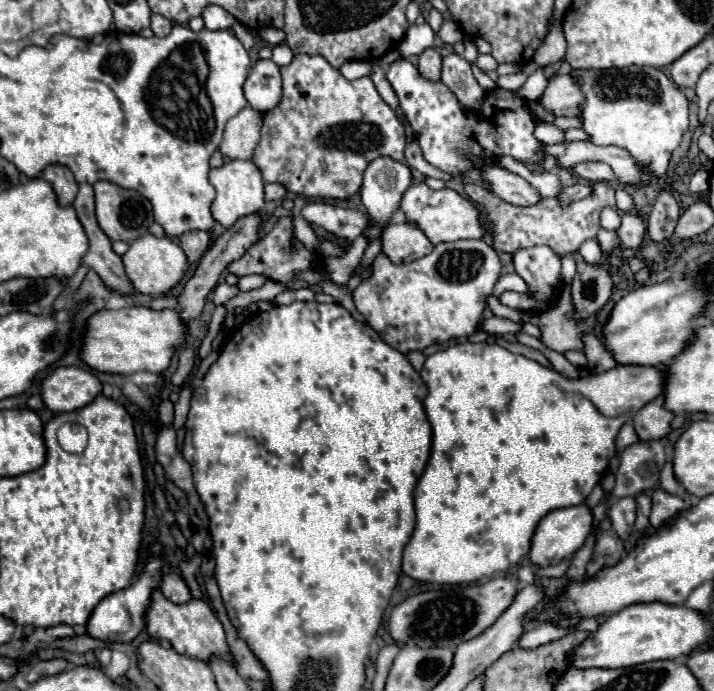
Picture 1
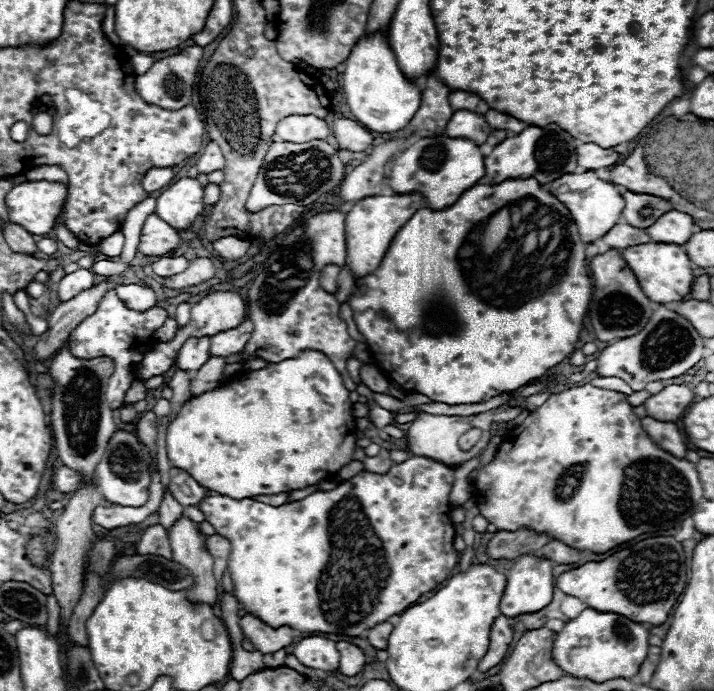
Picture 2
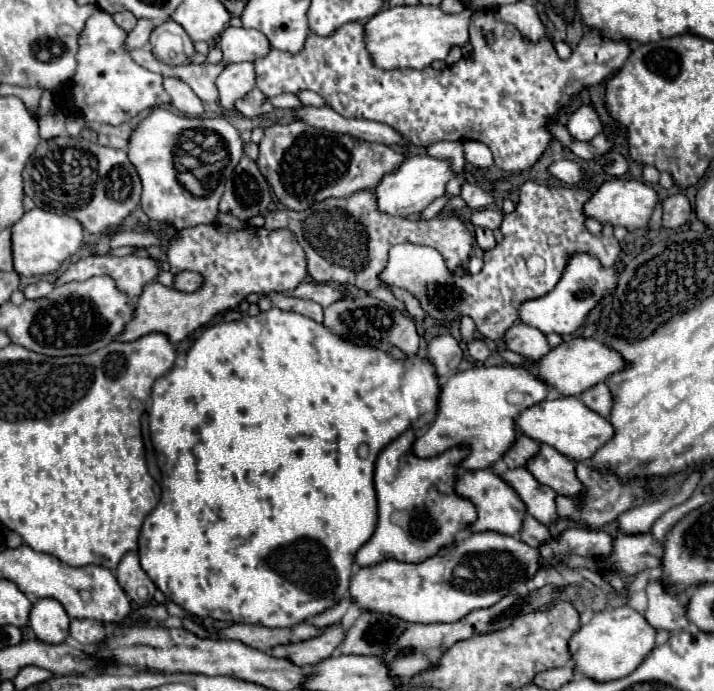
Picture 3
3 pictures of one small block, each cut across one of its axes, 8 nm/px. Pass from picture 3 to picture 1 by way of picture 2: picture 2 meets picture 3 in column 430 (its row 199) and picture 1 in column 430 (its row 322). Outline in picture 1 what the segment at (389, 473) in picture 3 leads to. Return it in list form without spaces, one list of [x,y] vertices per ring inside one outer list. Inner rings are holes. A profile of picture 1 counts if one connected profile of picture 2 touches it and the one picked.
[[[460,342],[454,346],[448,346],[446,350],[440,350],[426,358],[424,368],[420,370],[420,376],[424,384],[428,386],[428,396],[424,400],[424,408],[428,414],[428,420],[432,424],[432,454],[428,460],[428,466],[418,480],[418,486],[414,490],[414,506],[416,506],[416,524],[414,532],[404,546],[404,558],[402,558],[402,570],[414,580],[420,582],[434,582],[434,584],[468,584],[482,576],[494,576],[498,572],[508,570],[510,566],[518,564],[520,558],[524,558],[530,552],[530,542],[534,536],[534,530],[538,522],[556,508],[566,506],[578,506],[586,502],[592,488],[602,478],[610,458],[616,454],[616,434],[622,428],[622,424],[634,416],[644,404],[654,400],[664,392],[666,384],[666,370],[656,366],[616,366],[604,374],[590,374],[580,380],[574,380],[574,386],[570,386],[570,396],[558,388],[556,384],[556,372],[550,368],[540,366],[534,360],[528,360],[524,356],[512,354],[510,350],[498,346],[498,344],[474,344],[474,342]]]

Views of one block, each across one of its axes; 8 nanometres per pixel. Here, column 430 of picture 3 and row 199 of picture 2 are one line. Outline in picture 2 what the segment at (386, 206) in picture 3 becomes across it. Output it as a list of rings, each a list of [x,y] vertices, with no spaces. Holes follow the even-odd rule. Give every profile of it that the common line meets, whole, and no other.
[[[182,178],[170,184],[156,198],[156,214],[162,216],[174,230],[188,230],[194,220],[202,214],[204,190],[198,180]]]

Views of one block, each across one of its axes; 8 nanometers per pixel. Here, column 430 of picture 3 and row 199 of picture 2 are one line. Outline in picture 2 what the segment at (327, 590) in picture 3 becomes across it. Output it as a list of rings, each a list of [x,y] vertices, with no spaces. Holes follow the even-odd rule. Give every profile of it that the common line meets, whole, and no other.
[[[420,194],[370,196],[370,198],[364,198],[352,206],[352,210],[346,216],[346,252],[348,252],[346,264],[352,268],[356,278],[364,278],[366,274],[374,272],[380,266],[396,232],[420,208],[424,208],[424,200]]]

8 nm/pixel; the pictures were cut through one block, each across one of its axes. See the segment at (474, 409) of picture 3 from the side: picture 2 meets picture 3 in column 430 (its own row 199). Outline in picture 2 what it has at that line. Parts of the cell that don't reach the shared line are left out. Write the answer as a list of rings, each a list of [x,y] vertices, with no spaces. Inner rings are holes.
[[[422,138],[406,148],[400,156],[396,156],[392,164],[392,172],[388,178],[388,186],[396,194],[422,194],[428,202],[428,208],[442,210],[452,206],[462,192],[472,188],[484,176],[484,158],[480,148],[466,138]]]

